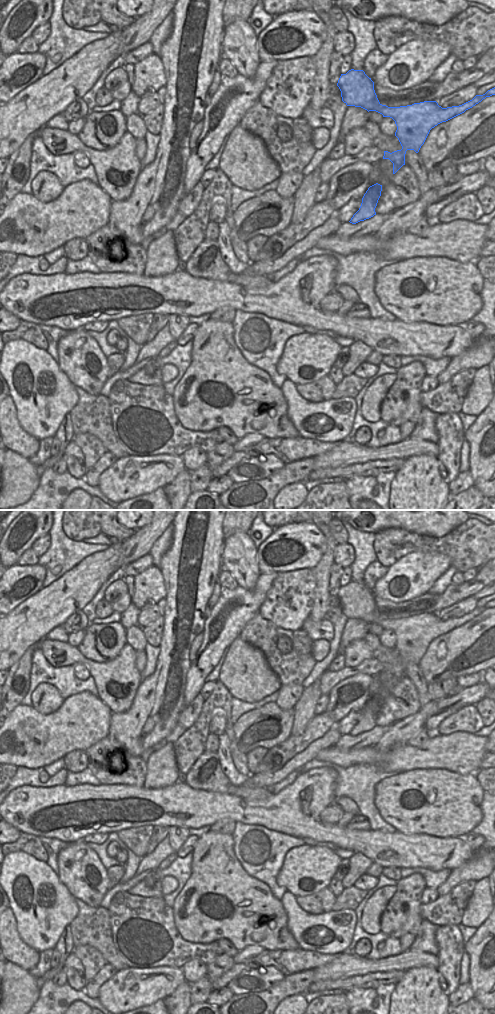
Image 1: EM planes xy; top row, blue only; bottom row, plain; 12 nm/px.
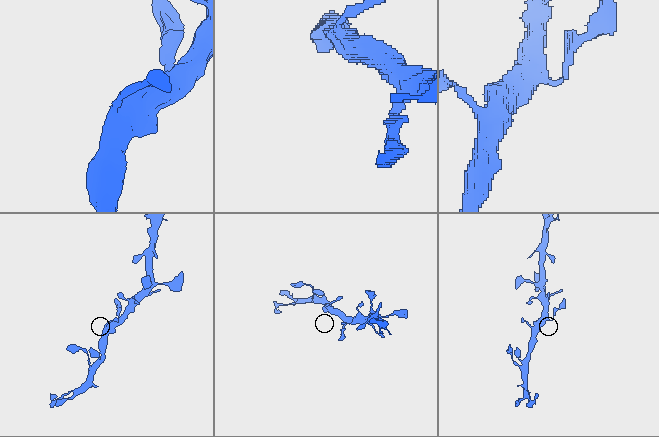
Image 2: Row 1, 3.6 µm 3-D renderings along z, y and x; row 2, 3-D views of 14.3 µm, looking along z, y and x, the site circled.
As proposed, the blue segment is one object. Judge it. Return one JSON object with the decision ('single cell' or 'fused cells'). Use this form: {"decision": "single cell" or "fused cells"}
{"decision": "single cell"}

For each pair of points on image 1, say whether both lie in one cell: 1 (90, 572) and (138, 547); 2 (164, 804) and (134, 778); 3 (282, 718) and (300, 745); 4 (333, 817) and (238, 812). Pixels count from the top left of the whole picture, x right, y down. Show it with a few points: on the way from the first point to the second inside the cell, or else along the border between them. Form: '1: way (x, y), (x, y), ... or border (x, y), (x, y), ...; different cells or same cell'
1: border (122, 542), (116, 568); different cells
2: border (119, 784), (142, 786); different cells
3: border (291, 735), (270, 748); different cells
4: border (332, 803), (319, 815), (319, 819), (322, 822); different cells

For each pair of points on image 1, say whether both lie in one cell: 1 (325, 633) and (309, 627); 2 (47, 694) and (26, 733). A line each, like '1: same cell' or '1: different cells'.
1: same cell
2: different cells

